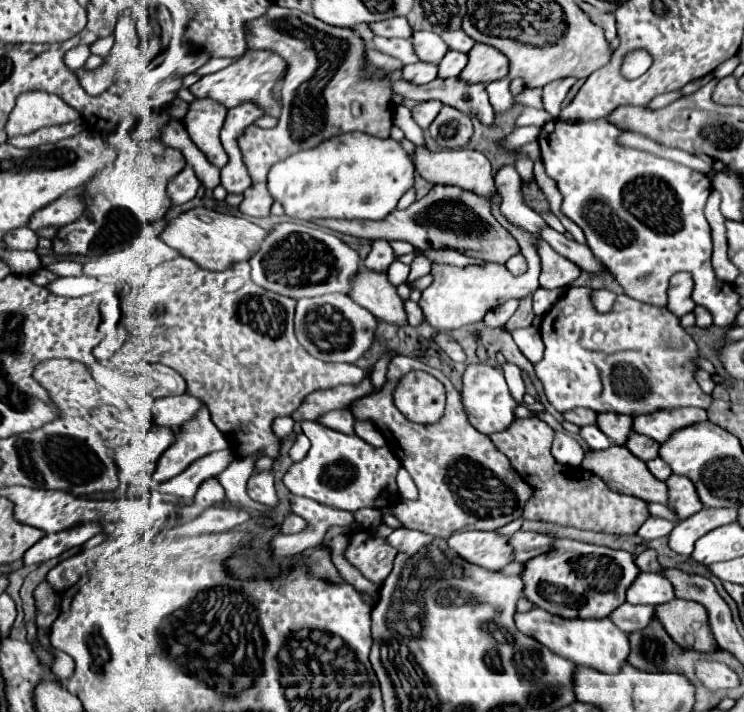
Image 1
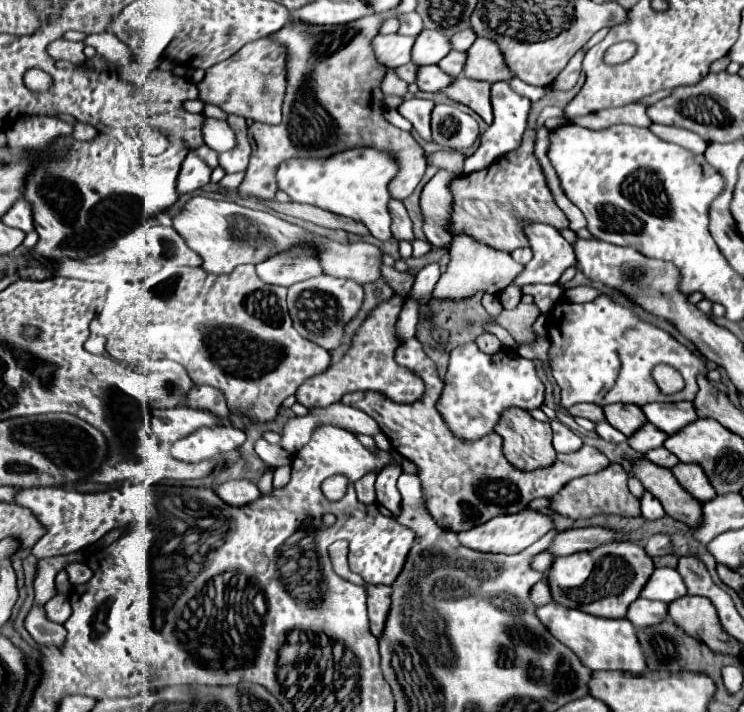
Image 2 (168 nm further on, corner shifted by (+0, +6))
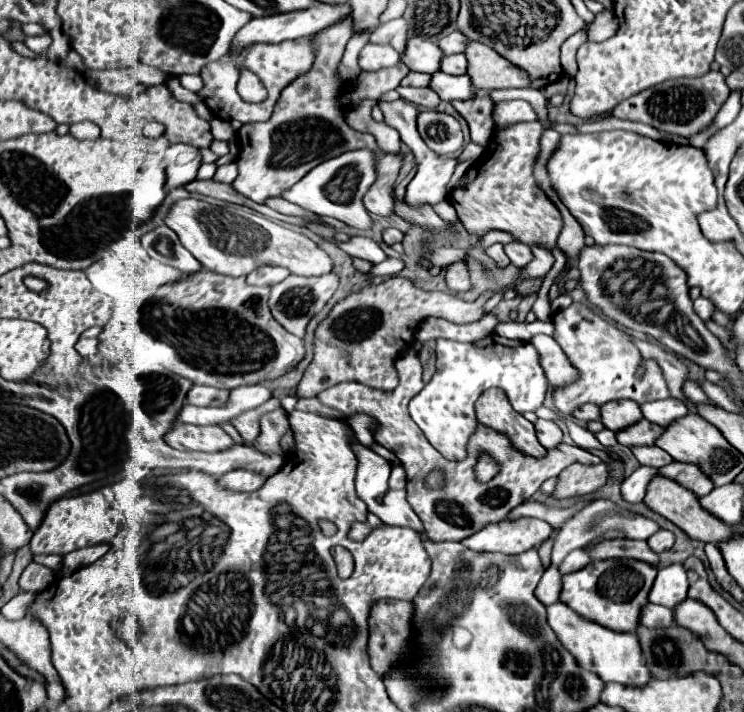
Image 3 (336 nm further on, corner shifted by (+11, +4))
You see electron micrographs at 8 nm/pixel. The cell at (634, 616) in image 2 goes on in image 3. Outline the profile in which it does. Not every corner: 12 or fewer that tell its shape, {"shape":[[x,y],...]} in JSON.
{"shape":[[647,604],[641,624],[647,628],[675,626],[675,612]]}

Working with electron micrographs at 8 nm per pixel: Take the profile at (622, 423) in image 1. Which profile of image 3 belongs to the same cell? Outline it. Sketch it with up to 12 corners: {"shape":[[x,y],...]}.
{"shape":[[633,400],[601,406],[601,422],[613,432],[635,424],[641,408]]}

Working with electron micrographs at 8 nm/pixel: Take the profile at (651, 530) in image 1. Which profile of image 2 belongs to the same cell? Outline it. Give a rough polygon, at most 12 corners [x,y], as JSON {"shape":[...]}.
{"shape":[[644,492],[642,516],[658,520],[666,516],[662,504],[650,492]]}

